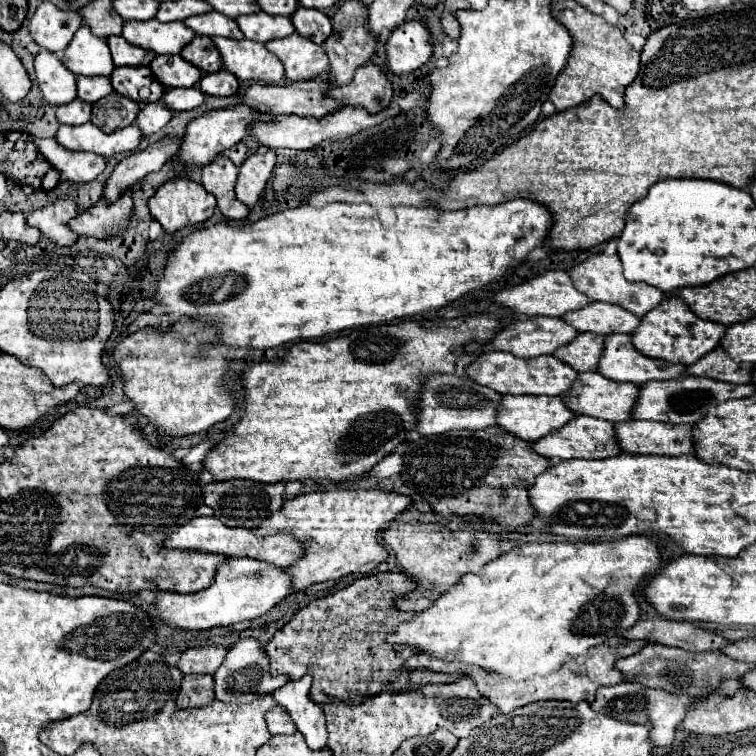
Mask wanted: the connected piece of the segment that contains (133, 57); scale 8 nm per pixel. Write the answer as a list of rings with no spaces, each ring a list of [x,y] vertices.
[[[108,37],[108,45],[110,45],[112,59],[114,59],[116,67],[148,65],[156,57],[154,51],[146,51],[142,47],[136,47],[136,45],[128,43],[124,37]]]

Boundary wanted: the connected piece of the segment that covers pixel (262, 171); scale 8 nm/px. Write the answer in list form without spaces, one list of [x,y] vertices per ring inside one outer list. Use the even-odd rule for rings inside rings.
[[[266,151],[266,153],[256,153],[252,157],[248,157],[238,173],[238,181],[236,181],[236,197],[252,207],[260,201],[260,195],[264,191],[264,185],[272,173],[276,165],[276,153],[274,151]]]

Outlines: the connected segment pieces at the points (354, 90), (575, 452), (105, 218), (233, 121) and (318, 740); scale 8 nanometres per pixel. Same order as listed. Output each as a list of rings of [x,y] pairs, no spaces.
[[[366,63],[356,69],[356,75],[348,85],[332,87],[328,95],[344,105],[358,105],[370,113],[380,113],[390,105],[394,91],[382,67]]]
[[[576,415],[562,427],[562,431],[552,431],[550,435],[544,435],[538,441],[532,441],[532,449],[546,457],[546,459],[606,459],[614,457],[620,453],[616,437],[614,437],[614,427],[612,423],[606,423],[602,419],[590,419],[588,415]]]
[[[126,189],[118,197],[118,201],[110,203],[106,199],[100,199],[94,207],[82,211],[78,217],[70,221],[70,229],[78,235],[90,235],[96,239],[114,237],[126,231],[132,209],[132,191]]]
[[[234,105],[234,107],[228,107],[228,109],[216,109],[216,111],[208,111],[204,113],[202,117],[190,121],[188,129],[186,129],[186,135],[184,135],[184,141],[182,141],[182,147],[178,151],[178,161],[176,161],[176,175],[180,177],[192,177],[192,179],[200,179],[198,173],[200,169],[210,163],[218,153],[222,153],[224,149],[230,149],[232,145],[240,143],[252,129],[252,125],[256,121],[272,121],[270,115],[262,115],[260,111],[248,107],[248,105]]]
[[[302,677],[298,681],[290,681],[284,687],[272,691],[276,703],[284,705],[296,723],[298,731],[304,735],[308,747],[312,751],[320,751],[328,747],[328,731],[324,721],[324,711],[318,703],[310,701],[308,691],[312,685],[312,677]]]

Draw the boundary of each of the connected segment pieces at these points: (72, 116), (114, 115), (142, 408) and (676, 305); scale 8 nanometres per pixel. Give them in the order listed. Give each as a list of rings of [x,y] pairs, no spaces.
[[[74,99],[72,103],[66,103],[66,105],[60,105],[56,115],[58,115],[58,121],[60,123],[66,123],[66,125],[80,125],[80,123],[86,123],[90,121],[90,111],[92,111],[92,105],[82,101],[82,99]]]
[[[112,93],[100,101],[94,103],[92,111],[92,123],[100,127],[106,133],[112,133],[116,129],[128,127],[136,121],[136,115],[140,111],[140,105],[132,99],[126,99],[118,93]]]
[[[178,321],[166,333],[154,329],[140,329],[116,345],[112,357],[124,377],[124,395],[134,403],[134,409],[154,425],[158,435],[184,437],[192,433],[202,433],[214,423],[228,419],[234,411],[234,399],[230,397],[230,391],[224,387],[224,373],[230,365],[230,347],[212,345],[214,337],[214,327],[206,323]]]
[[[664,299],[656,309],[646,313],[632,333],[634,347],[650,357],[650,359],[664,359],[670,363],[682,363],[690,365],[698,361],[702,355],[710,353],[714,347],[718,347],[726,327],[718,327],[718,323],[710,323],[704,319],[698,319],[682,299]]]

